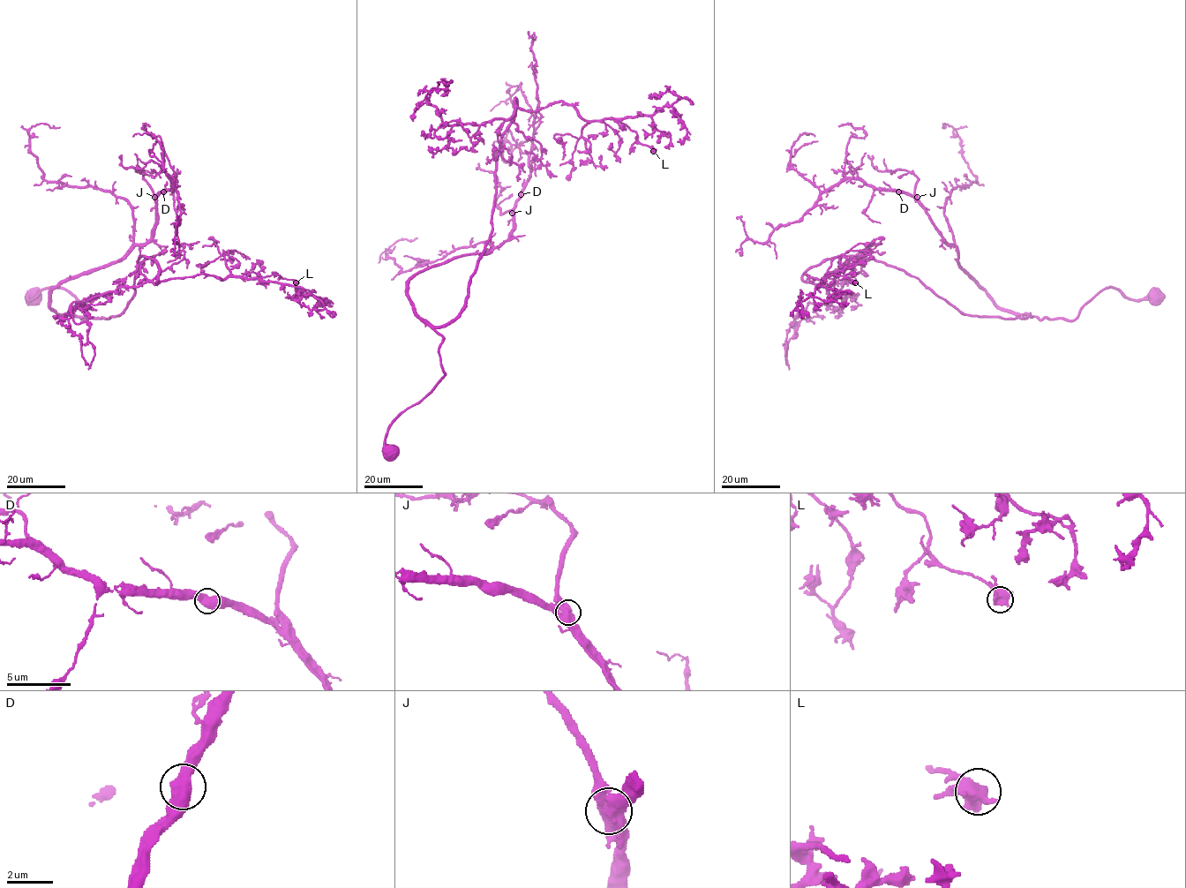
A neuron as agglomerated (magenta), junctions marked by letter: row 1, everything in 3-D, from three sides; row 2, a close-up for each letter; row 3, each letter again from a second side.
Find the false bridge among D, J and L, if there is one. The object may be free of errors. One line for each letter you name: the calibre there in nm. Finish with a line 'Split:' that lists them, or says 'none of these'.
Split: none of these

